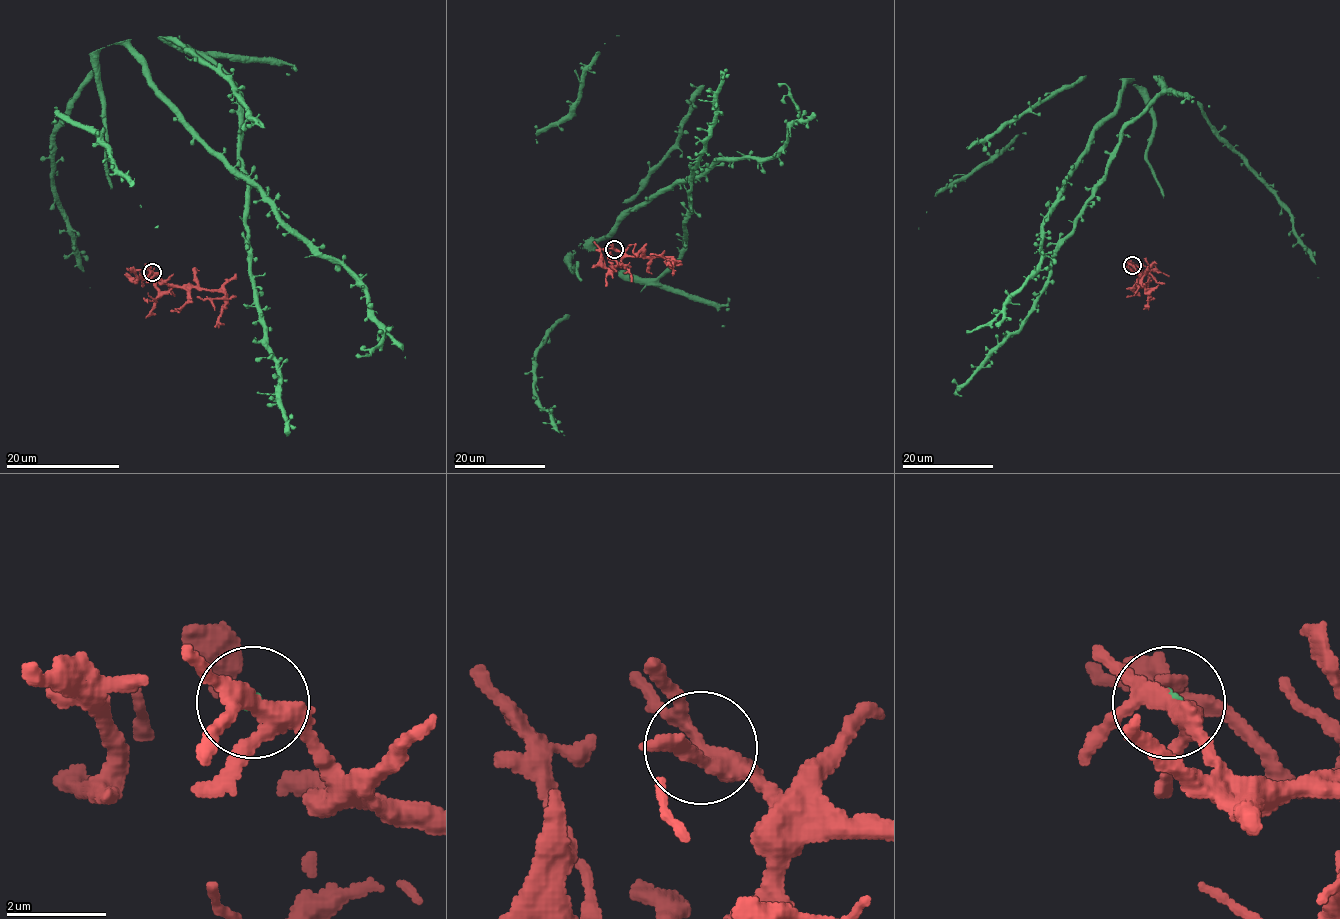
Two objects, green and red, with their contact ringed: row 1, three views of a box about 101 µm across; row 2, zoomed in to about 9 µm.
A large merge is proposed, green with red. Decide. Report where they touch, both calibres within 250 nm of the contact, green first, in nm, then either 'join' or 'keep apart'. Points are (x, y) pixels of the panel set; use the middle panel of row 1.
place (614, 249); calibres 60 and 320 nm; keep apart

